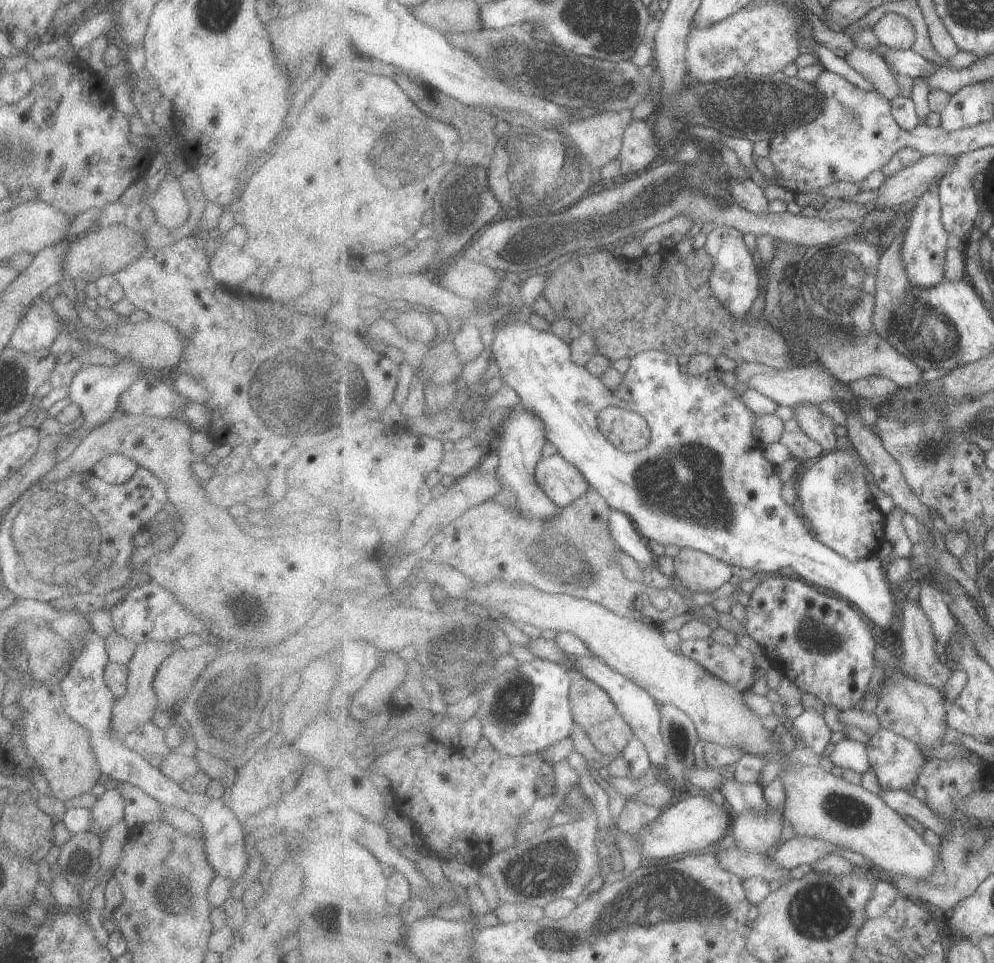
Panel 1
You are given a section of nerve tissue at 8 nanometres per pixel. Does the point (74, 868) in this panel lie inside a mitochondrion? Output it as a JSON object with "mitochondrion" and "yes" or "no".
{"mitochondrion":"no"}

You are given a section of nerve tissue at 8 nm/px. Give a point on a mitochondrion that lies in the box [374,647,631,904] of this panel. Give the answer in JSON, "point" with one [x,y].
{"point":[547,864]}

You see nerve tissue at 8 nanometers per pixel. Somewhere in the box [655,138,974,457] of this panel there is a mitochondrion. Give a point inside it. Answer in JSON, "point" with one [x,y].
{"point":[927,326]}

